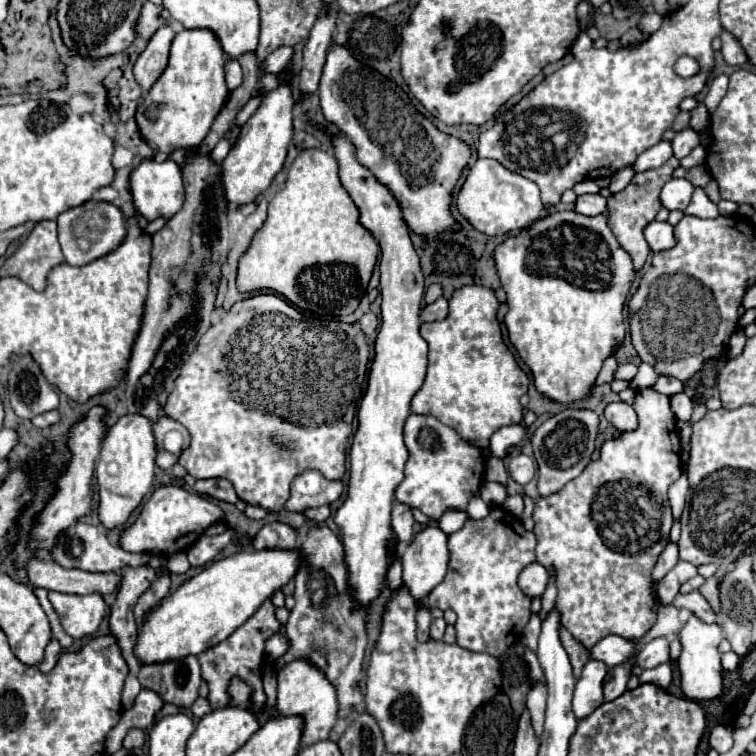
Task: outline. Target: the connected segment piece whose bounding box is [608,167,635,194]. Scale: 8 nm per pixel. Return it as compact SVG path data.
M631 167L622 169L611 177L611 182L608 186L612 194L618 193L623 190L634 177L635 172Z

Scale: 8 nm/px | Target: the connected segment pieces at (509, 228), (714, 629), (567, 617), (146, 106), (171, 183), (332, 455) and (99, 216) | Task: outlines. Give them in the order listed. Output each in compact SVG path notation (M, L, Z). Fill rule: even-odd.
M478 158L476 164L468 168L466 180L456 196L456 208L478 232L486 236L502 236L536 222L540 218L542 202L540 190L532 180L510 172L492 158Z
M690 616L690 620L684 624L680 632L682 642L682 654L678 658L680 676L682 676L682 692L690 700L712 700L722 694L722 664L720 664L720 652L718 644L722 642L722 630L718 624L706 624L700 622L700 618Z
M642 388L636 392L636 398L634 398L634 410L638 414L638 430L636 432L624 432L620 434L616 440L606 440L600 448L600 458L590 462L582 474L578 478L574 478L572 482L568 482L568 486L564 486L564 490L552 494L552 498L538 498L536 500L536 508L534 508L534 534L536 534L536 540L538 540L538 546L536 546L536 560L542 564L542 566L554 566L556 568L556 574L558 574L558 598L556 598L556 610L560 610L560 616L562 616L562 626L580 642L584 644L588 650L600 640L600 638L606 638L610 634L618 634L626 640L640 640L656 622L656 610L654 610L654 598L650 594L650 588L652 588L652 578L650 578L650 572L652 572L652 566L656 564L656 558L660 556L660 552L666 548L668 544L668 534L670 534L670 526L672 526L672 510L670 510L670 500L668 500L668 488L672 482L676 482L682 474L682 464L680 464L680 436L678 436L678 430L676 430L676 416L674 412L670 410L670 398L652 390L652 388Z
M194 28L176 34L170 48L168 68L152 90L144 94L144 102L136 114L142 138L156 144L158 150L166 154L176 148L198 146L210 132L212 122L230 94L224 82L224 62L224 50L212 30Z
M144 158L138 168L134 168L130 176L130 190L134 196L136 210L148 220L156 220L160 216L174 216L176 210L184 204L184 184L182 184L182 170L174 160L162 160L156 162L152 158Z
M256 294L250 298L244 298L236 302L230 312L226 312L220 322L212 324L200 344L196 346L194 354L184 364L184 370L180 370L180 376L174 382L174 390L168 394L168 400L164 404L166 416L178 420L192 436L190 446L180 454L180 464L186 468L190 476L198 478L224 478L232 482L236 494L246 504L258 504L266 508L268 512L280 512L284 502L290 498L290 482L296 478L296 474L304 470L320 470L328 480L340 480L346 472L346 448L348 448L348 436L352 434L352 422L356 416L356 402L360 402L364 394L366 384L366 372L368 372L368 356L370 348L366 342L364 332L358 324L344 324L344 322L328 322L318 318L306 318L300 310L296 310L292 304L288 304L284 298L276 294Z
M86 202L82 206L70 208L62 212L58 218L58 238L64 252L64 260L70 266L84 266L100 256L106 256L114 248L120 246L120 242L126 236L126 220L120 208L108 204L108 202Z

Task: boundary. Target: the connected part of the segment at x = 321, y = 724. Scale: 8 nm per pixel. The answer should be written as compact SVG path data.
M296 658L278 670L278 702L276 702L276 708L284 716L300 714L304 718L306 728L304 728L300 744L302 744L302 748L306 748L318 740L326 740L332 726L336 724L336 720L338 720L336 688L324 676L324 672L318 666L310 664L304 658Z

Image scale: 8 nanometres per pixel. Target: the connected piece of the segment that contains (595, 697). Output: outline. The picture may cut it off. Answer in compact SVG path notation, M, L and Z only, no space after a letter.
M588 660L588 664L584 666L582 676L576 682L574 700L572 700L572 708L578 720L592 714L592 710L596 710L596 706L604 702L602 688L604 688L606 674L608 674L608 668L604 666L604 662Z

